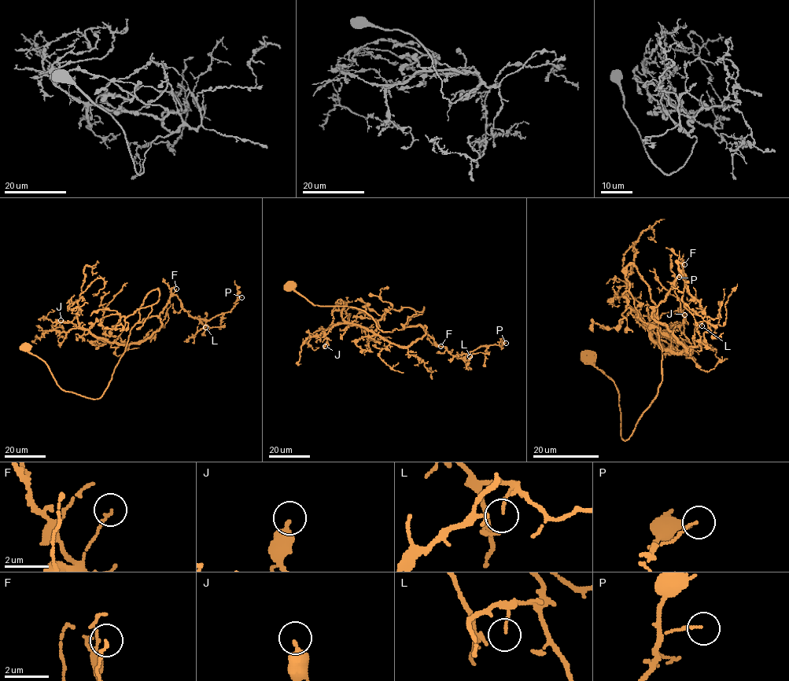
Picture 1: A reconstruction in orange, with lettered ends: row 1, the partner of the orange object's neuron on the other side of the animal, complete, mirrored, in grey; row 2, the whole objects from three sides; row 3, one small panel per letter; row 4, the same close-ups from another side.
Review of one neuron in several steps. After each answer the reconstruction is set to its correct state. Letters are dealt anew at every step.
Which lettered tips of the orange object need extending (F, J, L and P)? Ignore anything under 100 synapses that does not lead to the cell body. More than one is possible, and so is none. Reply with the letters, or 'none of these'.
none of these

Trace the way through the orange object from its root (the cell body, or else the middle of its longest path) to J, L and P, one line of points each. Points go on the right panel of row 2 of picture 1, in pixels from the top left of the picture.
J: (590, 355), (626, 440), (661, 381), (650, 307), (685, 347), (672, 352), (648, 327), (684, 314)
L: (590, 355), (618, 392), (626, 440), (661, 381), (650, 307), (680, 274), (705, 312), (702, 325)
P: (590, 355), (618, 392), (626, 440), (661, 381), (650, 307), (685, 274), (705, 312), (685, 307), (679, 277)

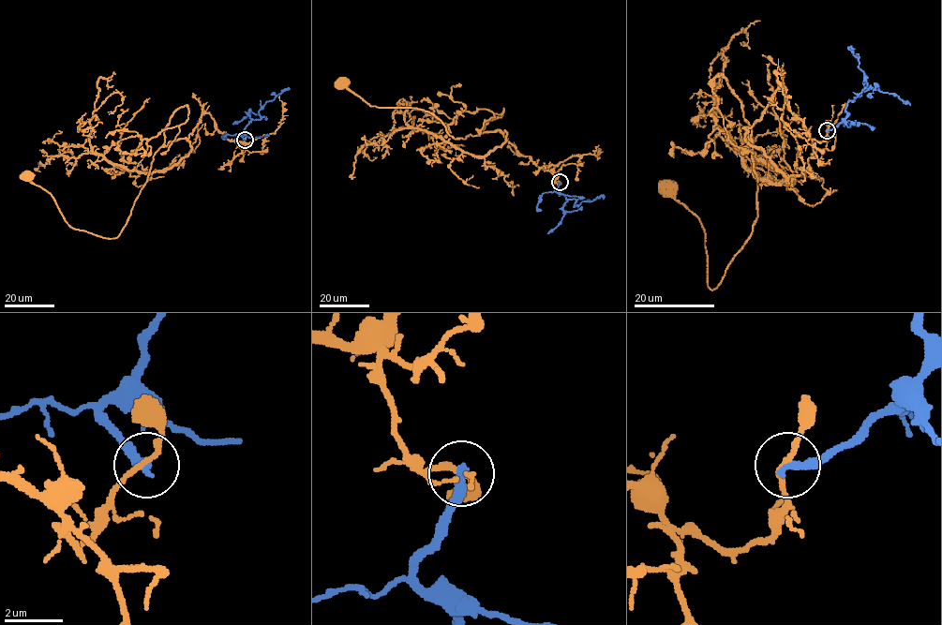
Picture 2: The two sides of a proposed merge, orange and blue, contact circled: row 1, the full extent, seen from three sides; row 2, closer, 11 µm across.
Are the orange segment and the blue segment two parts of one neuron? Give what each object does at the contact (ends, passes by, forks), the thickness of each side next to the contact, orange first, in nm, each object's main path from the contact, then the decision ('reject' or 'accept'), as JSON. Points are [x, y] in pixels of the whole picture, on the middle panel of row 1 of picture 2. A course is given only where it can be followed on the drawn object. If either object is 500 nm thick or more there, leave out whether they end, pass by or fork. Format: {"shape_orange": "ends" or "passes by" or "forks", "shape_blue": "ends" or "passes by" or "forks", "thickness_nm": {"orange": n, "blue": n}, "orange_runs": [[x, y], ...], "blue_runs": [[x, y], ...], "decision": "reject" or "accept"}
{"shape_orange": "passes by", "shape_blue": "ends", "thickness_nm": {"orange": 180, "blue": 320}, "orange_runs": [[560, 182], [551, 171], [518, 154], [499, 130], [455, 139], [431, 112], [371, 106], [341, 84]], "blue_runs": [[560, 182], [556, 191], [567, 199], [575, 199], [574, 206], [599, 197], [603, 199]], "decision": "reject"}

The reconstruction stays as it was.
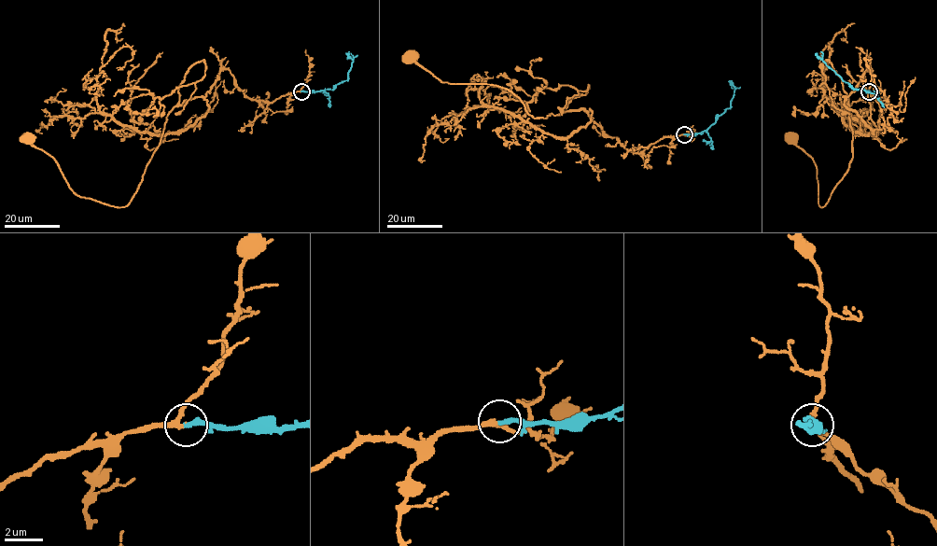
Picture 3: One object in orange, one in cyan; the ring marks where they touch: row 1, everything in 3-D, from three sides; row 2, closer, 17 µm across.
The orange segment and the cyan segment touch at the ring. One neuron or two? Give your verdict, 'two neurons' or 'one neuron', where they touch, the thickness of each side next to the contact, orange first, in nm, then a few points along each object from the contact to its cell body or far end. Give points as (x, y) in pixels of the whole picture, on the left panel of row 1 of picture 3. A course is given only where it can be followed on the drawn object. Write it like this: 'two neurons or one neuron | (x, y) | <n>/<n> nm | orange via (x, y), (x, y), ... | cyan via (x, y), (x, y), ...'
one neuron | (301, 91) | 240/280 nm | orange via (301, 90), (249, 99), (222, 69), (204, 96), (169, 113), (122, 207), (77, 196), (27, 137) | cyan via (301, 91), (333, 90), (346, 80), (353, 61), (345, 53)

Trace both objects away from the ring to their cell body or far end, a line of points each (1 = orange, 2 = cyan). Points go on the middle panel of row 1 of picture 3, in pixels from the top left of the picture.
1: (684, 134), (632, 152), (583, 108), (534, 118), (509, 90), (442, 82), (410, 58)
2: (684, 134), (706, 130), (730, 106), (735, 88), (728, 81)

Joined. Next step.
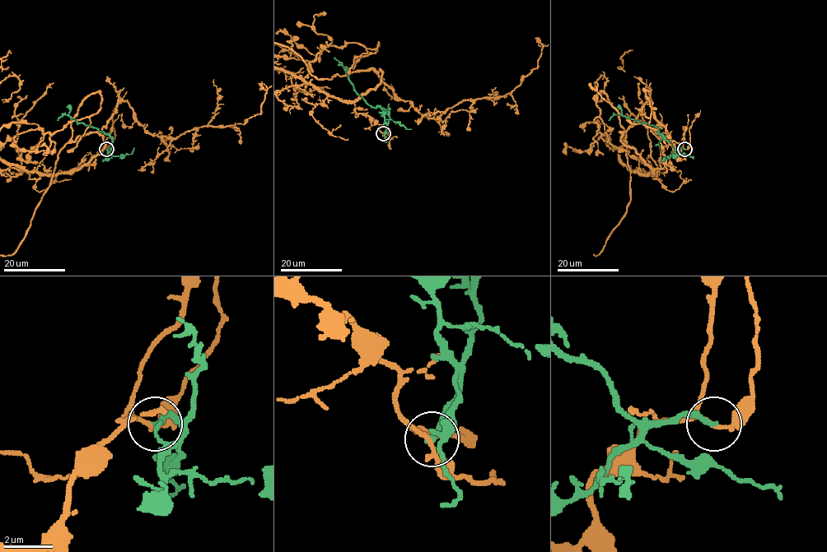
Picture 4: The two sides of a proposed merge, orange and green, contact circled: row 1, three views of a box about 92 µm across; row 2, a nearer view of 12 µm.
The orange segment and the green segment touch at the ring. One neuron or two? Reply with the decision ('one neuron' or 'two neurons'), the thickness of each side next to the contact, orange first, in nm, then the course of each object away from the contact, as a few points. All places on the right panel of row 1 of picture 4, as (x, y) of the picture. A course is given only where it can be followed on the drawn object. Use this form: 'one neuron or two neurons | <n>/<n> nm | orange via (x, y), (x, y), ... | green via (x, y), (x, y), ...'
two neurons | 150/240 nm | green via (684, 149), (672, 146), (658, 132), (658, 127), (615, 113), (609, 120)

